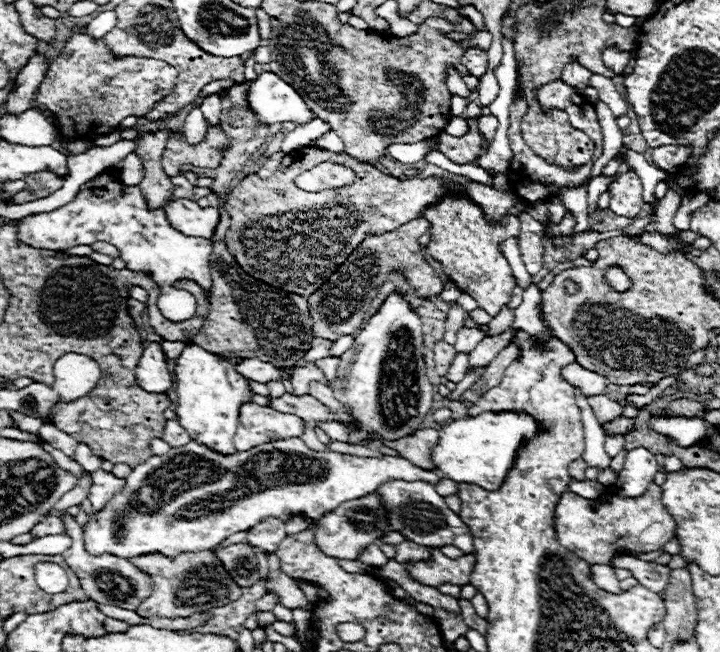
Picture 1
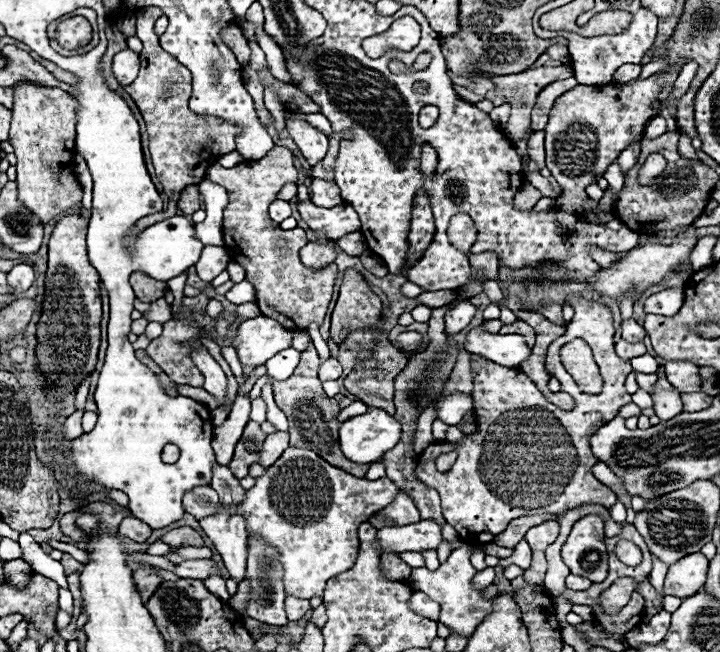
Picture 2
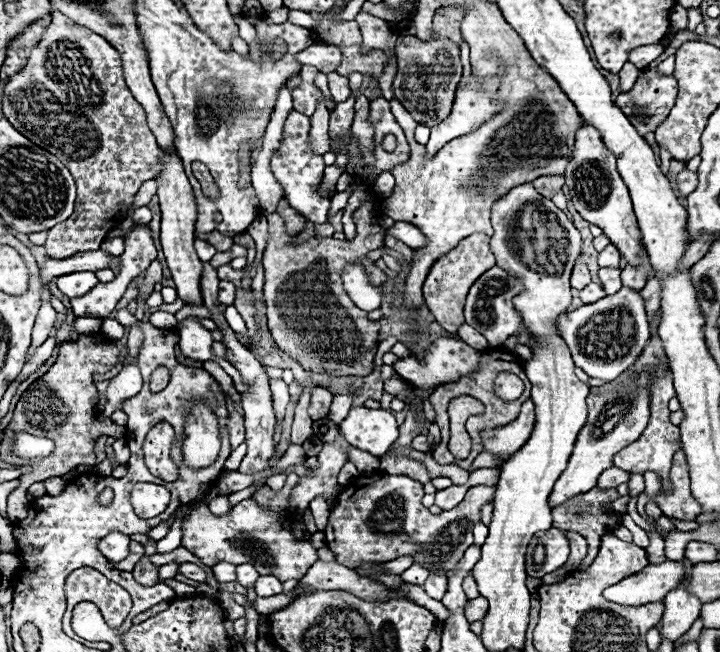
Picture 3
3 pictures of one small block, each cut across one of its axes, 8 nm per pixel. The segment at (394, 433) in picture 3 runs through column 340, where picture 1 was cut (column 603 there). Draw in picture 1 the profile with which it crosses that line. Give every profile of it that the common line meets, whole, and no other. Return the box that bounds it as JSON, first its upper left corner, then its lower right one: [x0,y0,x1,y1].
[600,416,636,436]

